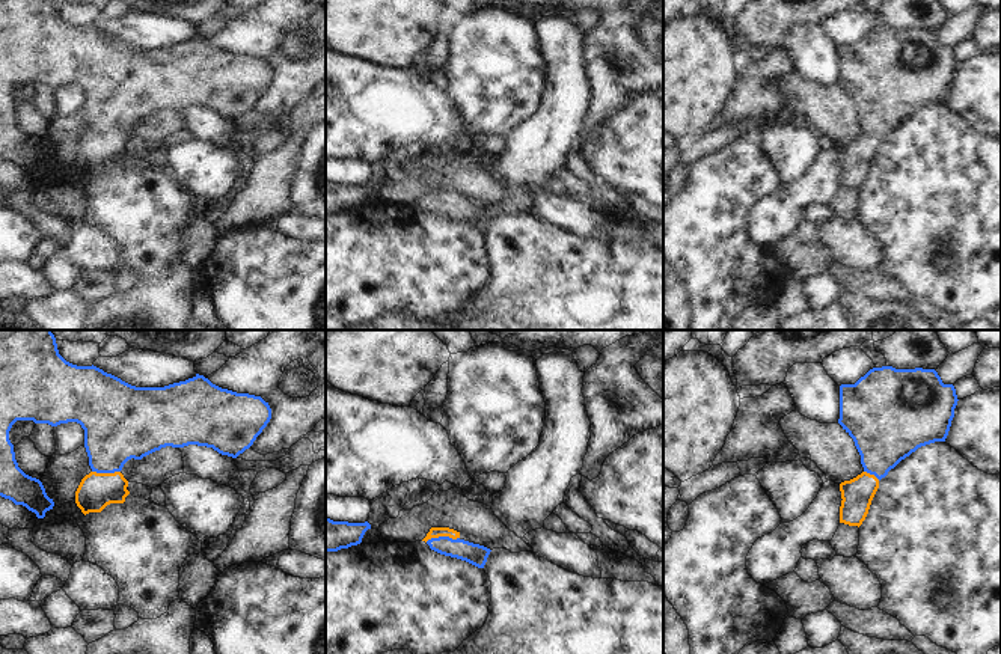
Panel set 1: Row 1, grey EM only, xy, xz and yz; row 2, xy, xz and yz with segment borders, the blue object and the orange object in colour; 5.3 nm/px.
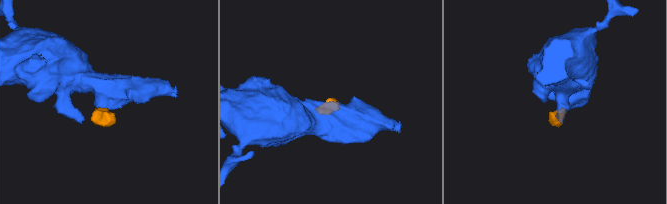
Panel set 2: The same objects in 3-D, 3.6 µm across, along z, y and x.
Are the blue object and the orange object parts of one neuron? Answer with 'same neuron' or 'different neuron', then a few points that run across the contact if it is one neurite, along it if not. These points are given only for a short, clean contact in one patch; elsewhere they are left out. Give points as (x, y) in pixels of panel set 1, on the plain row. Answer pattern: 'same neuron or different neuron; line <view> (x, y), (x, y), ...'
same neuron; line xz (477, 217), (451, 208), (442, 199), (434, 195)

